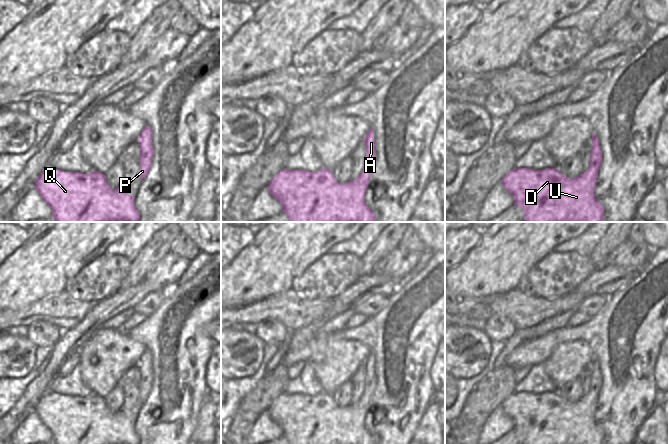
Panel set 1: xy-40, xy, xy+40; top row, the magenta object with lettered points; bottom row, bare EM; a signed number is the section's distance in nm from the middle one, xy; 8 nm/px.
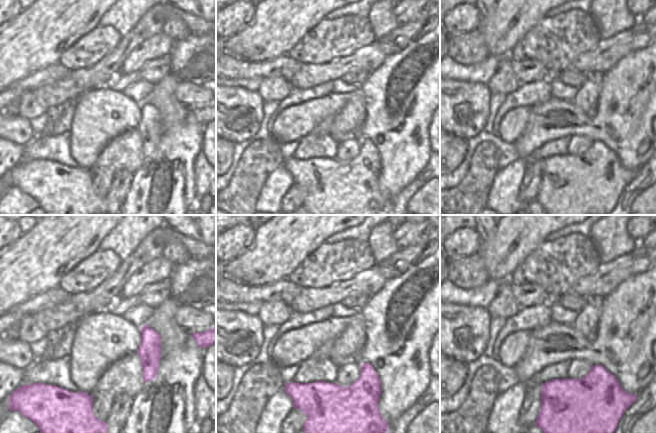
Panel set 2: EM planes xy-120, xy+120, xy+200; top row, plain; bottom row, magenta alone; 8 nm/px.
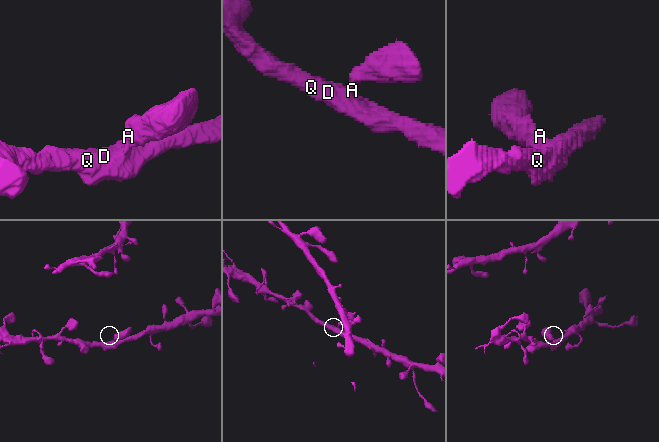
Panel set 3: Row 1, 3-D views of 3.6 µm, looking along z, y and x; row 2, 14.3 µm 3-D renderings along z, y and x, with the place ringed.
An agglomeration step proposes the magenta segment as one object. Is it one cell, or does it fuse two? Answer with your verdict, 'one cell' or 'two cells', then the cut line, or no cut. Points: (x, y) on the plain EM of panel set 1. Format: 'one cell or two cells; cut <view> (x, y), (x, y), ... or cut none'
one cell; cut none

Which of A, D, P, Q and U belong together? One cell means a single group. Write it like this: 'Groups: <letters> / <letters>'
Groups: A D P Q U

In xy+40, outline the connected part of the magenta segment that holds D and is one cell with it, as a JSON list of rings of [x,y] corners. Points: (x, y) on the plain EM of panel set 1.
[[[592,358],[590,389],[579,400],[567,402],[556,392],[514,392],[500,406],[514,421],[514,428],[524,435],[523,444],[604,444],[604,433],[594,419],[601,387],[600,367]]]

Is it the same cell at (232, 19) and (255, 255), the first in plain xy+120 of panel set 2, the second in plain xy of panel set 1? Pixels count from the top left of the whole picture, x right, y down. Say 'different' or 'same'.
different

